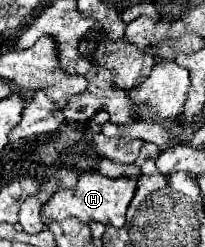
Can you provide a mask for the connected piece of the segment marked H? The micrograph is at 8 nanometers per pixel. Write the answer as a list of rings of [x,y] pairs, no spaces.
[[[84,171],[78,175],[78,183],[74,189],[60,189],[44,207],[42,207],[42,223],[48,221],[64,221],[68,217],[80,219],[84,225],[90,221],[98,221],[102,225],[122,227],[126,223],[126,209],[134,197],[136,181],[134,179],[108,179],[102,173]]]

